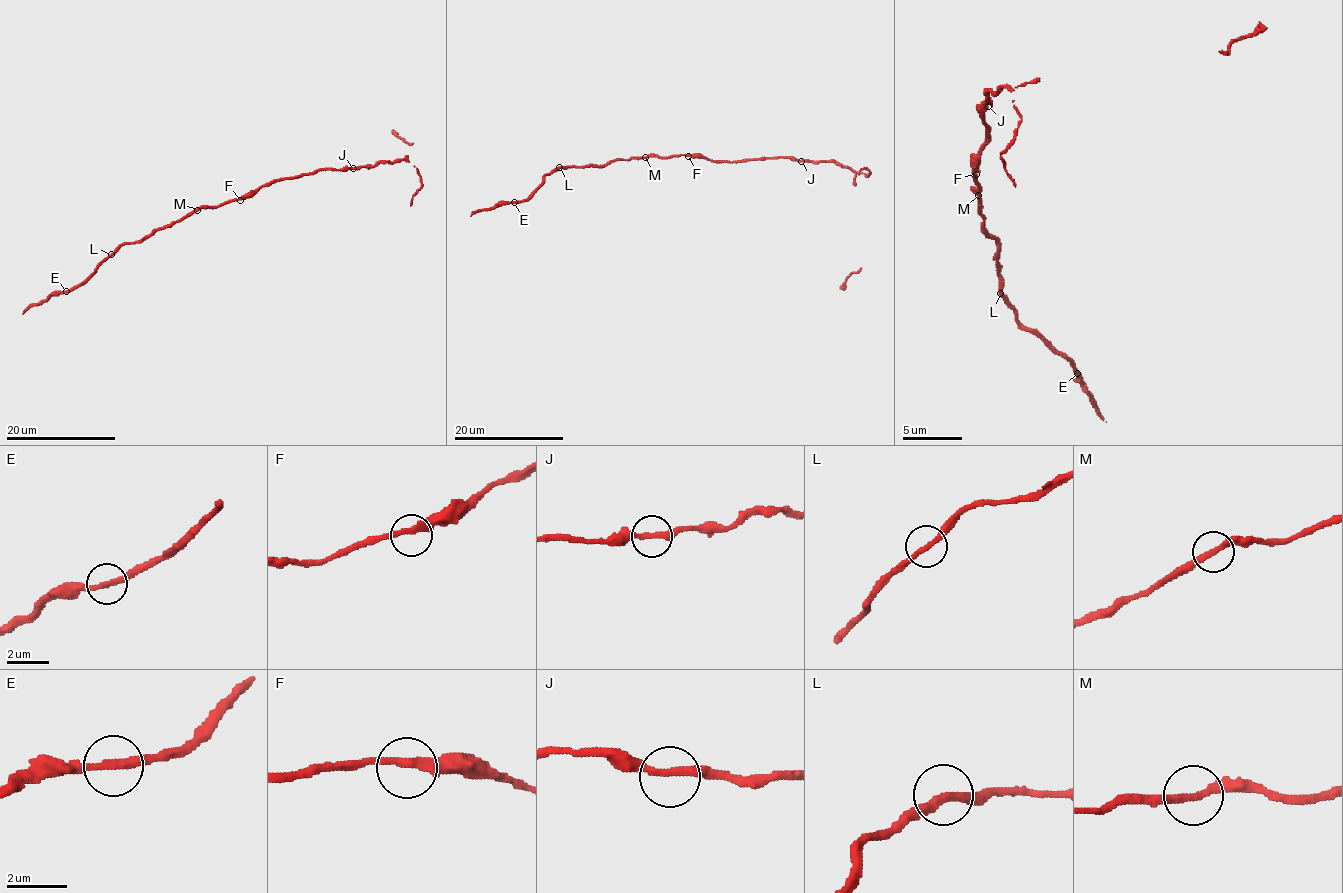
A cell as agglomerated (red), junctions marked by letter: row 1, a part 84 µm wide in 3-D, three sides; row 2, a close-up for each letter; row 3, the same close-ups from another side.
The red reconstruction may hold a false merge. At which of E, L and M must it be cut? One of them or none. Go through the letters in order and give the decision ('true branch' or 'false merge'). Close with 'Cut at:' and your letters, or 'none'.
E: true branch
L: true branch
M: true branch
Cut at: none

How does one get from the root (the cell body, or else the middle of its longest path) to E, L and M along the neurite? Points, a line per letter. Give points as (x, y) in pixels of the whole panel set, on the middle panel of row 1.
E: (703, 157), (647, 156), (615, 160), (603, 165), (558, 167), (544, 176), (543, 183), (528, 198), (514, 202)
L: (703, 157), (647, 156), (615, 160), (603, 165), (559, 167)
M: (703, 157), (692, 154), (645, 157)

